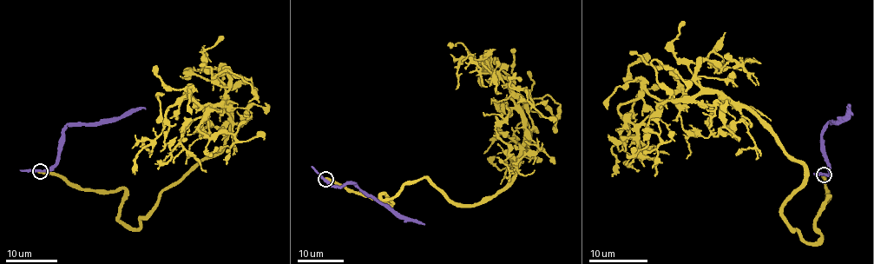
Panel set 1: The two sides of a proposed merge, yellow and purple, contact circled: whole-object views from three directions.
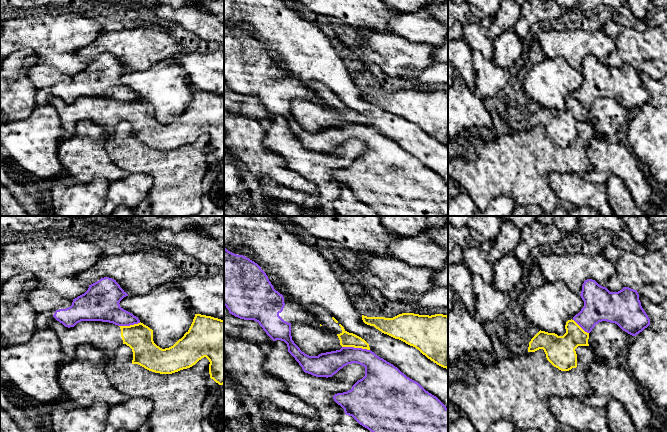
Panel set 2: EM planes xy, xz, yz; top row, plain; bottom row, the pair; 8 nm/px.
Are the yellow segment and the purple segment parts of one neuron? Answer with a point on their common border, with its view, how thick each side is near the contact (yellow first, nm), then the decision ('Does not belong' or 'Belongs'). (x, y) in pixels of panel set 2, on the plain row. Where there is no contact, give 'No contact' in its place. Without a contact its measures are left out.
Touches yellow at xz (356, 123). Thickness 120 nm (yellow) against 200 nm. Does not belong

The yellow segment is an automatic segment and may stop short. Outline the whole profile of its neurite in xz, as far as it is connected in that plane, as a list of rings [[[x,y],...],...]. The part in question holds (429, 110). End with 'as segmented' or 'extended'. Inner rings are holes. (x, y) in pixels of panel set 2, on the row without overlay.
[[[402,89],[393,94],[367,93],[362,91],[365,100],[374,102],[384,110],[399,115],[415,123],[437,141],[448,145],[448,92],[443,90],[419,91]]]; as segmented

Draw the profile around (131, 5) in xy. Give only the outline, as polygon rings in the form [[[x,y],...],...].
[[[99,0],[110,5],[120,7],[122,10],[133,13],[138,7],[154,9],[158,5],[169,5],[174,8],[180,8],[184,5],[193,5],[206,10],[202,0]]]

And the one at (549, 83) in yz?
[[[545,58],[529,69],[523,89],[525,95],[541,107],[563,112],[565,101],[584,83],[581,72],[563,58]]]

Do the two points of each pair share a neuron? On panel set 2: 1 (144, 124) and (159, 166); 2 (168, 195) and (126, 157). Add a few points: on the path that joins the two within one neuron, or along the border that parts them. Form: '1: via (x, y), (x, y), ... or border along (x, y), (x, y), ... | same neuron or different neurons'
1: border along (132, 139), (137, 139), (155, 148), (177, 148) | different neurons
2: via (166, 182), (143, 159), (139, 158) | same neuron

